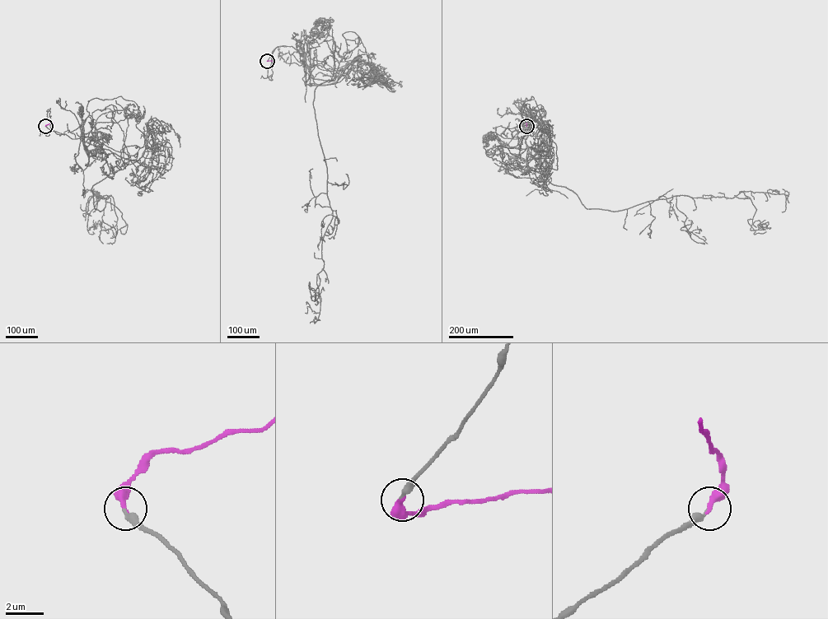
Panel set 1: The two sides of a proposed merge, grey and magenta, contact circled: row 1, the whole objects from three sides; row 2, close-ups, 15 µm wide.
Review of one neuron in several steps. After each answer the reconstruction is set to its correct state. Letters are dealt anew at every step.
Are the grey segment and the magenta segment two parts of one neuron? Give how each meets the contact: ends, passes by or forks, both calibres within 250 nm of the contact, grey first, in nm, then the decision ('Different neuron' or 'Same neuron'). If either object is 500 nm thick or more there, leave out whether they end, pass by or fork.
At the ring grey ends. At the ring magenta ends. Thickness 260 nm (grey) against 340 nm. Same neuron

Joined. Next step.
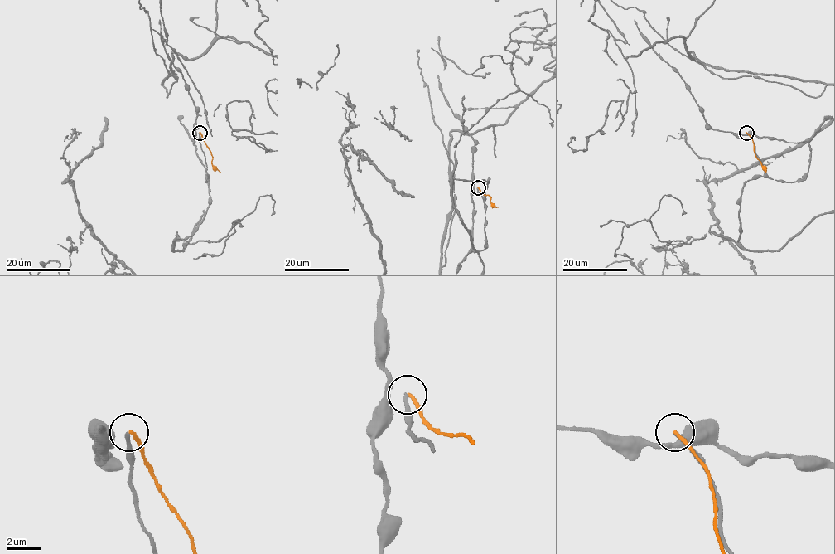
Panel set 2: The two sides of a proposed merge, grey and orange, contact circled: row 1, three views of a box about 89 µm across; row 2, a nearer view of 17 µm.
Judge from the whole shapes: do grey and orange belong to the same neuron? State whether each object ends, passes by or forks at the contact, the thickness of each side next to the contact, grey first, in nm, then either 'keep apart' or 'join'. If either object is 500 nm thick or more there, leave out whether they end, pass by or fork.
grey passes by; orange ends there; 140 nm thick on the grey side, 180 nm on the other; keep apart

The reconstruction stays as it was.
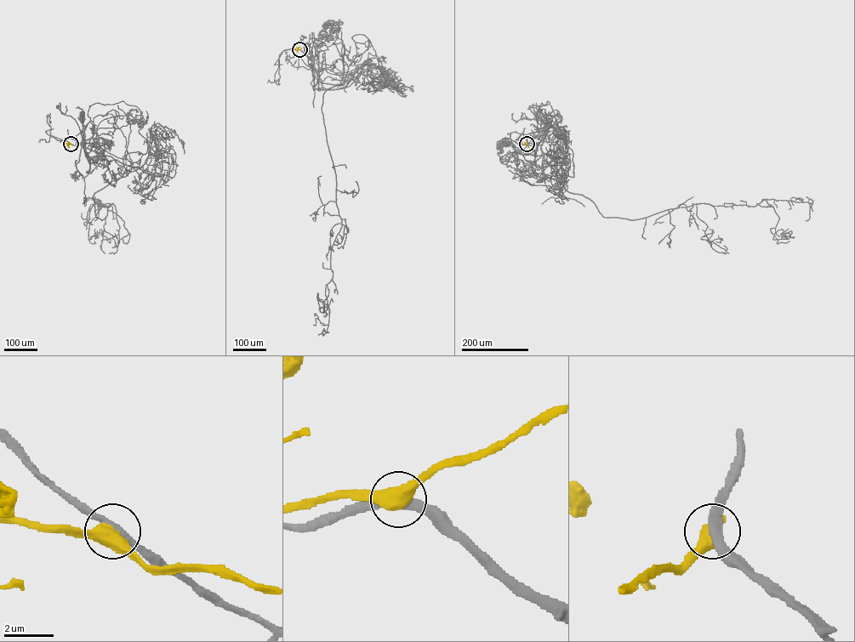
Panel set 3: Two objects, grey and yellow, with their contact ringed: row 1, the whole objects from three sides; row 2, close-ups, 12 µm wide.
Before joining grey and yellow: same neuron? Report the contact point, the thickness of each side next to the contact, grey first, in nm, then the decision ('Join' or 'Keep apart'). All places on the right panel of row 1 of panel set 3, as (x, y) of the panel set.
Place: (527, 144). Thickness 320 nm (grey) against 550 nm. Keep apart

